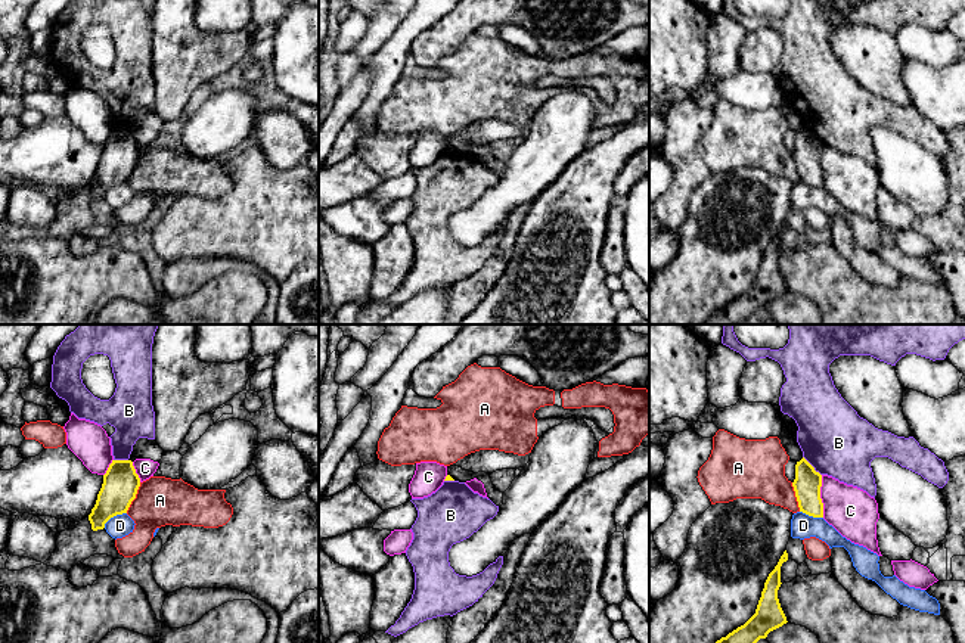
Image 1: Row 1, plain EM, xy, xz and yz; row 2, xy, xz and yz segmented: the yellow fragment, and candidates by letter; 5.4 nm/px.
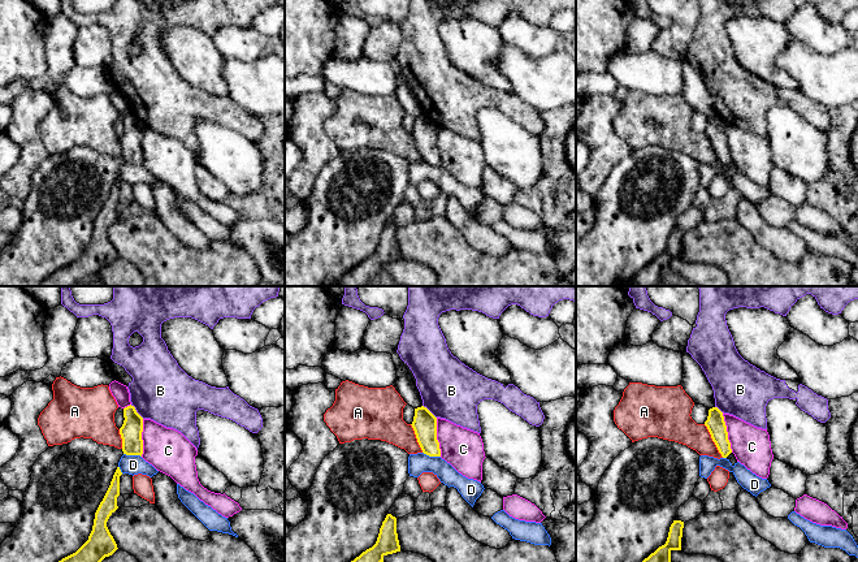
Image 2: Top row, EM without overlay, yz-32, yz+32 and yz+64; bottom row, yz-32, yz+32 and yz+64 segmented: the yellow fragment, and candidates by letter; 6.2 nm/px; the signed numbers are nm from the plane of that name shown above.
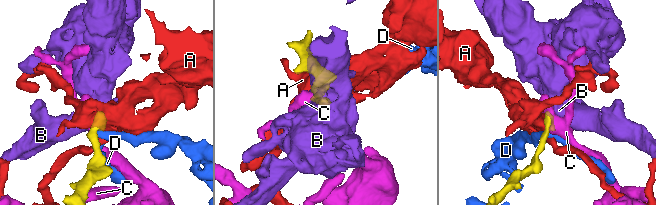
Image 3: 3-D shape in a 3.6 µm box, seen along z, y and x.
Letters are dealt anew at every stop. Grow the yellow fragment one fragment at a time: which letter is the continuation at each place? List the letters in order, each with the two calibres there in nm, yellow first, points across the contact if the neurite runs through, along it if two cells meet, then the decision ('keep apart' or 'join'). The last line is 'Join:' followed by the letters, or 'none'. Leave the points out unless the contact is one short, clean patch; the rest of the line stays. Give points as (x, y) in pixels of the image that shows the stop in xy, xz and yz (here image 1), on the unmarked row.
A: 190 nm thick on the yellow side, 260 nm on the other; border along xy (140, 152), (136, 167), (126, 182); keep apart
B: 150 nm thick on the yellow side, 380 nm on the other; border along yz (803, 126), (821, 145); keep apart
C: 150 nm thick on the yellow side, 260 nm on the other; border along yz (821, 145), (824, 186); keep apart
D: 190 nm thick on the yellow side, 120 nm on the other; border along xy (126, 182), (114, 185), (104, 196); keep apart
Join: none

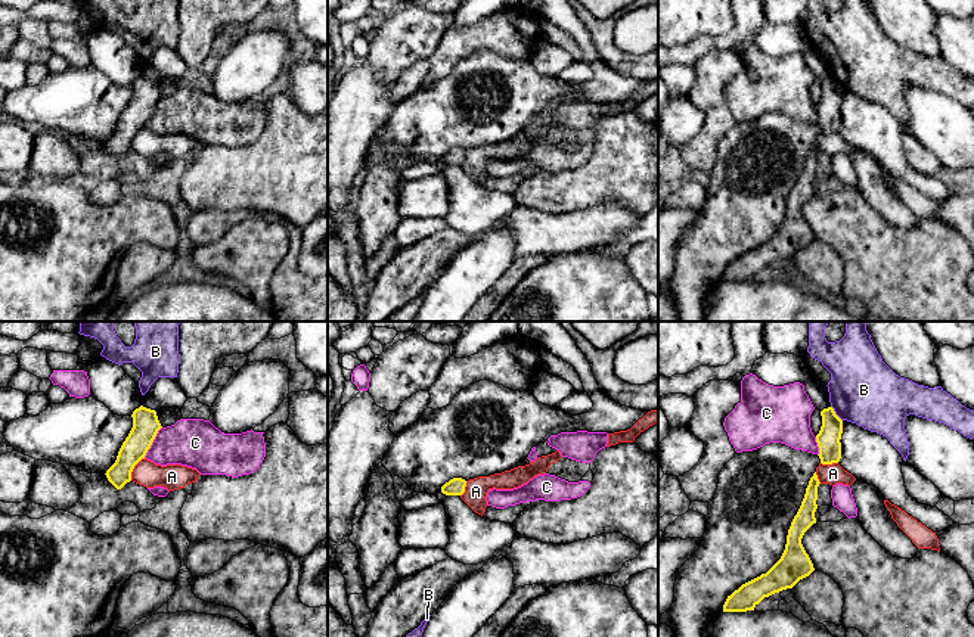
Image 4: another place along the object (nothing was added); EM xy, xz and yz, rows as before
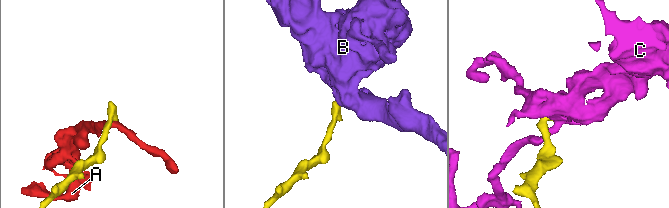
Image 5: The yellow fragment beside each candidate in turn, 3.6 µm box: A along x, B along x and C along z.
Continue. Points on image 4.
A: 140 nm thick on the yellow side, 140 nm on the other; border along xy (143, 127), (135, 136), (130, 149); keep apart
B: 130 nm thick on the yellow side, 380 nm on the other; border along yz (831, 75), (841, 90); keep apart
C: 140 nm thick on the yellow side, 280 nm on the other; border along xy (161, 96), (143, 127); keep apart
Join: none

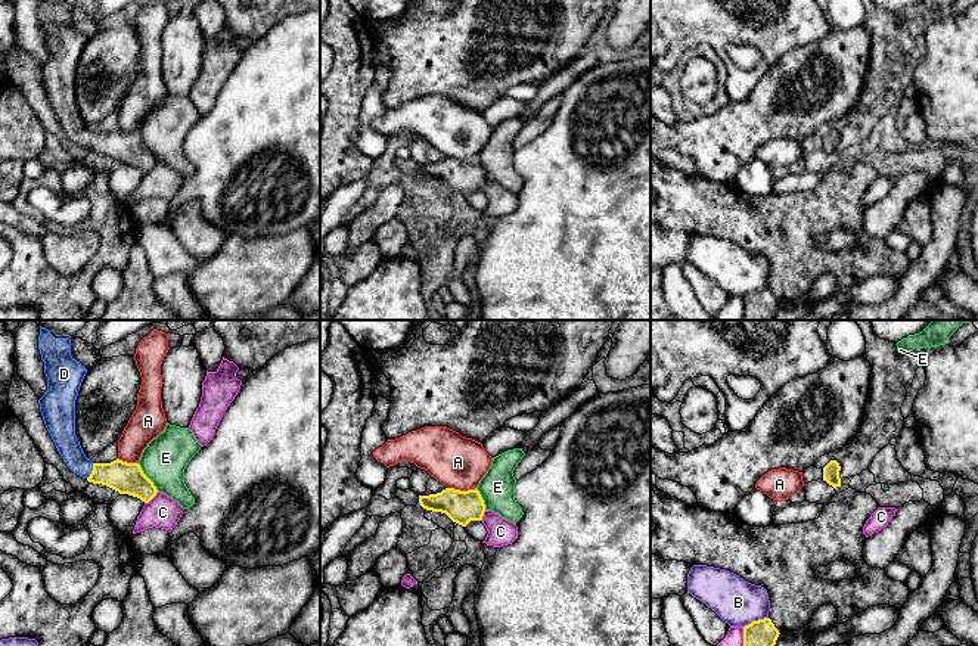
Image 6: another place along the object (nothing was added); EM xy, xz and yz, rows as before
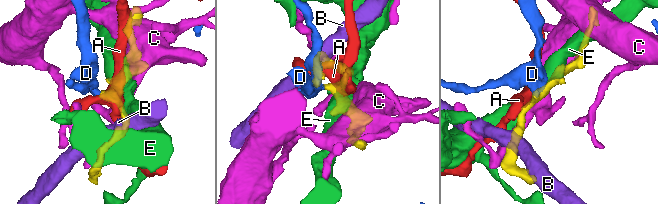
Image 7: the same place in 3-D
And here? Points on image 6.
A: 180 nm thick on the yellow side, 280 nm on the other; border along xz (447, 157), (459, 160), (475, 158); keep apart
B: 180 nm thick on the yellow side, 260 nm on the other; border along yz (767, 286), (753, 289), (744, 297); keep apart
C: 180 nm thick on the yellow side, 180 nm on the other; keep apart
D: 180 nm thick on the yellow side, 130 nm on the other; runs through xy (127, 148), (92, 140), (70, 120), (64, 105); join
E: 180 nm thick on the yellow side, 240 nm on the other; keep apart
Join: D

